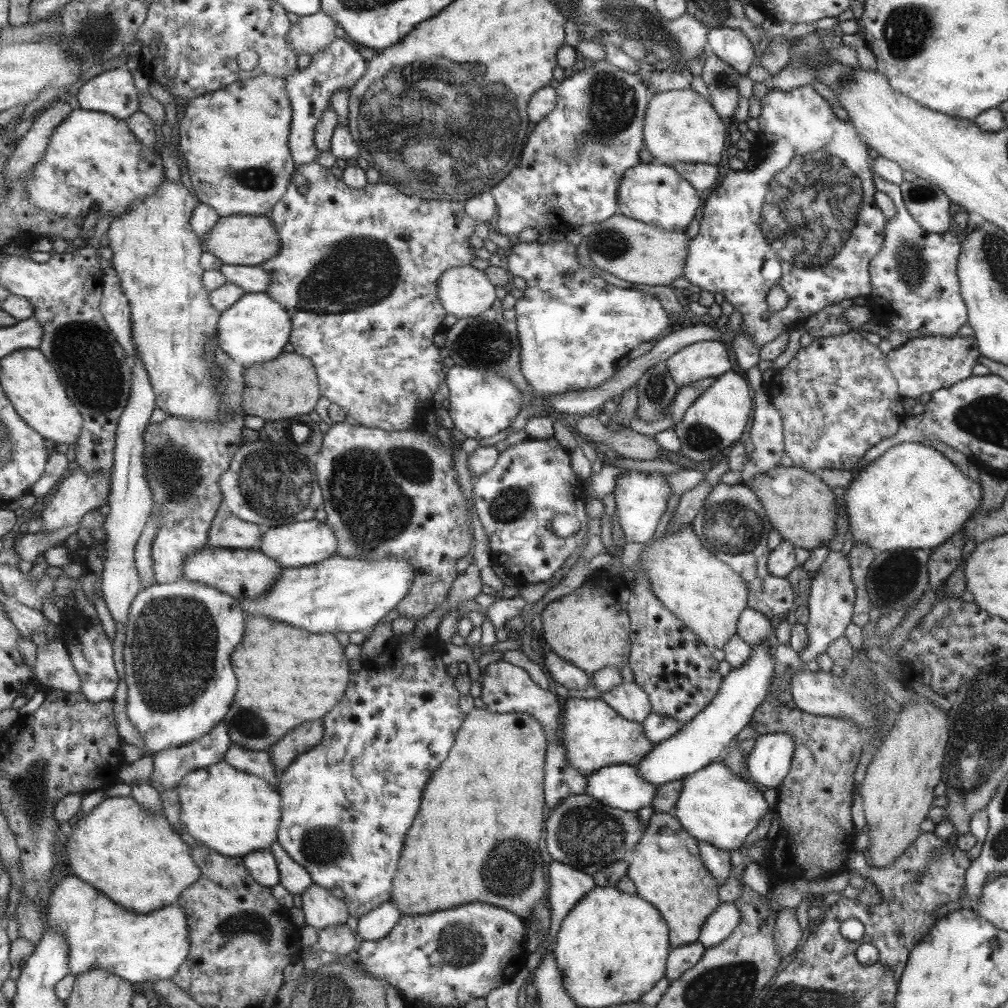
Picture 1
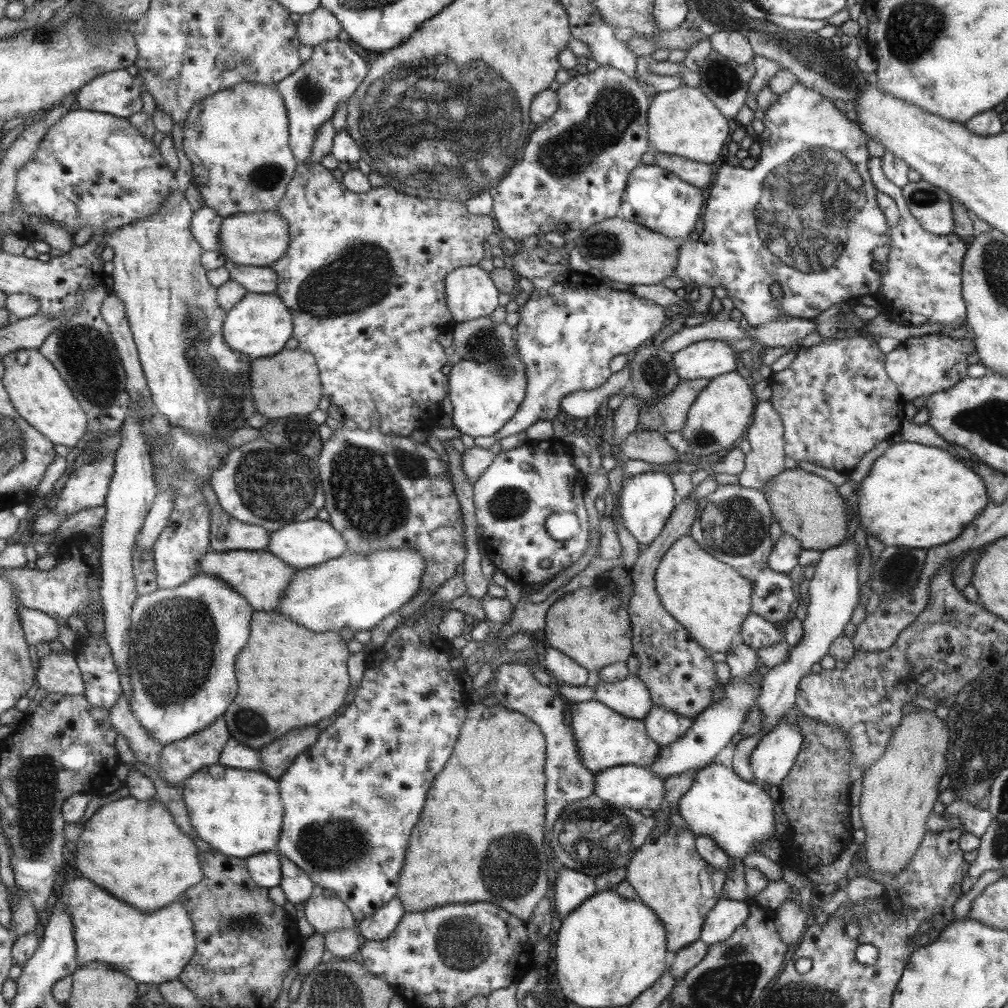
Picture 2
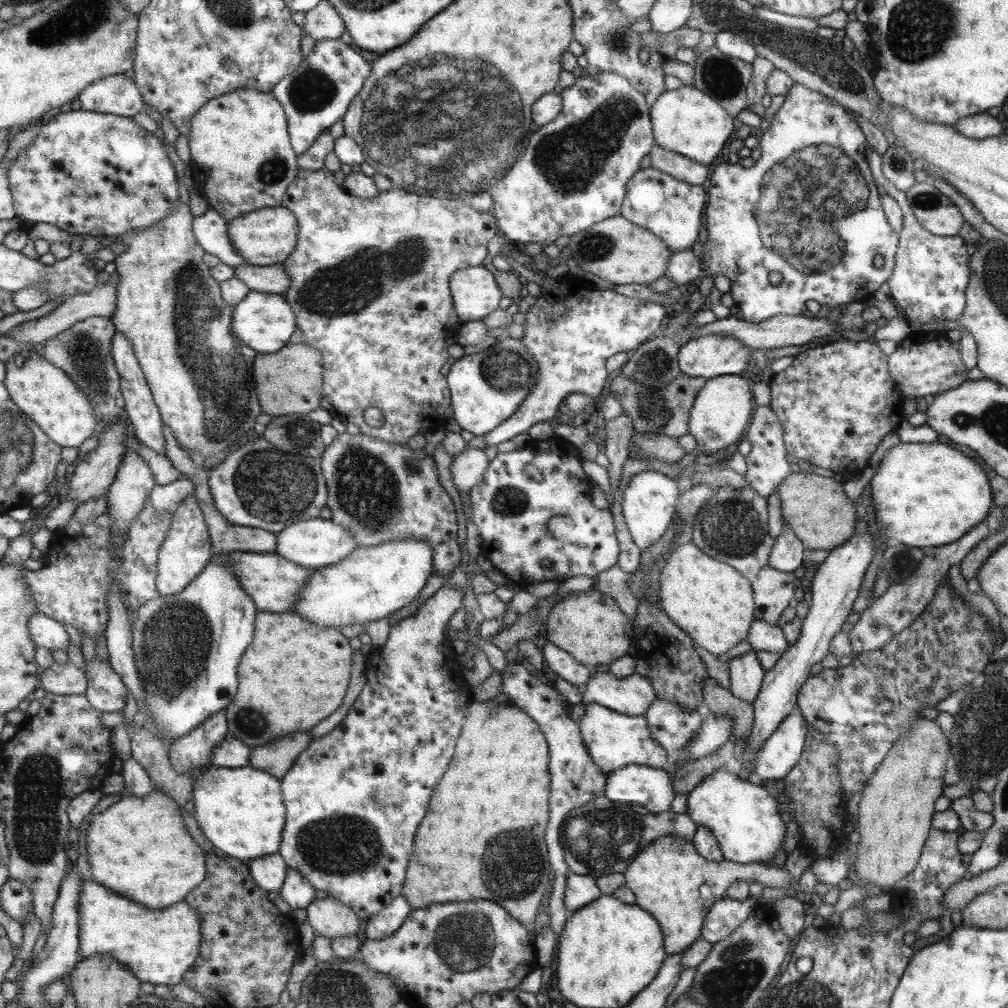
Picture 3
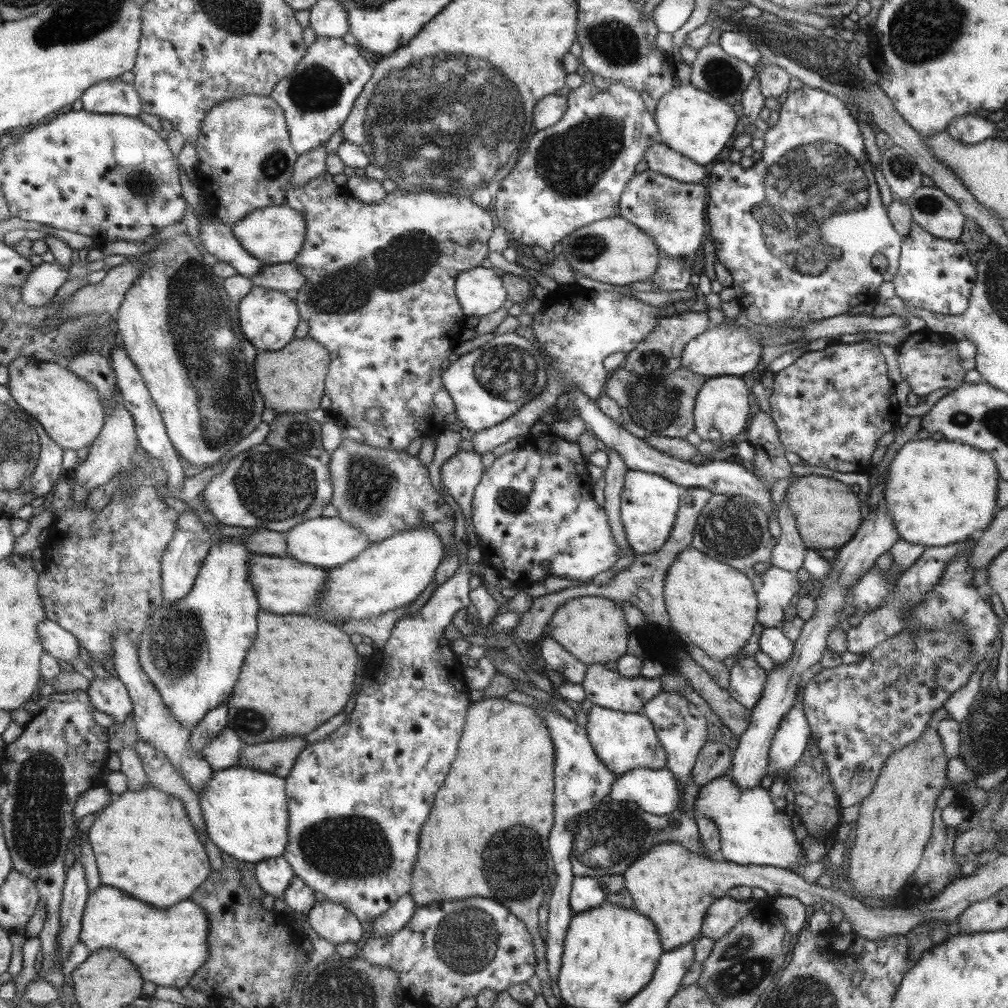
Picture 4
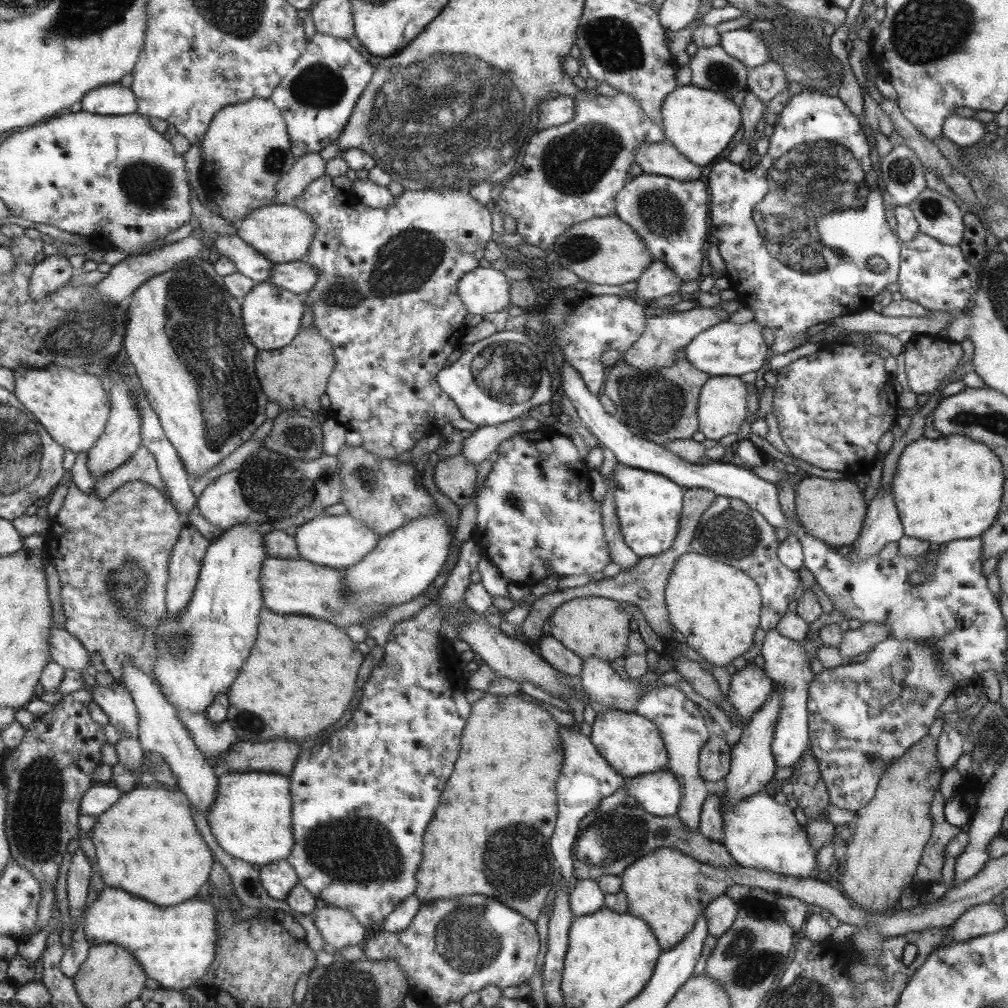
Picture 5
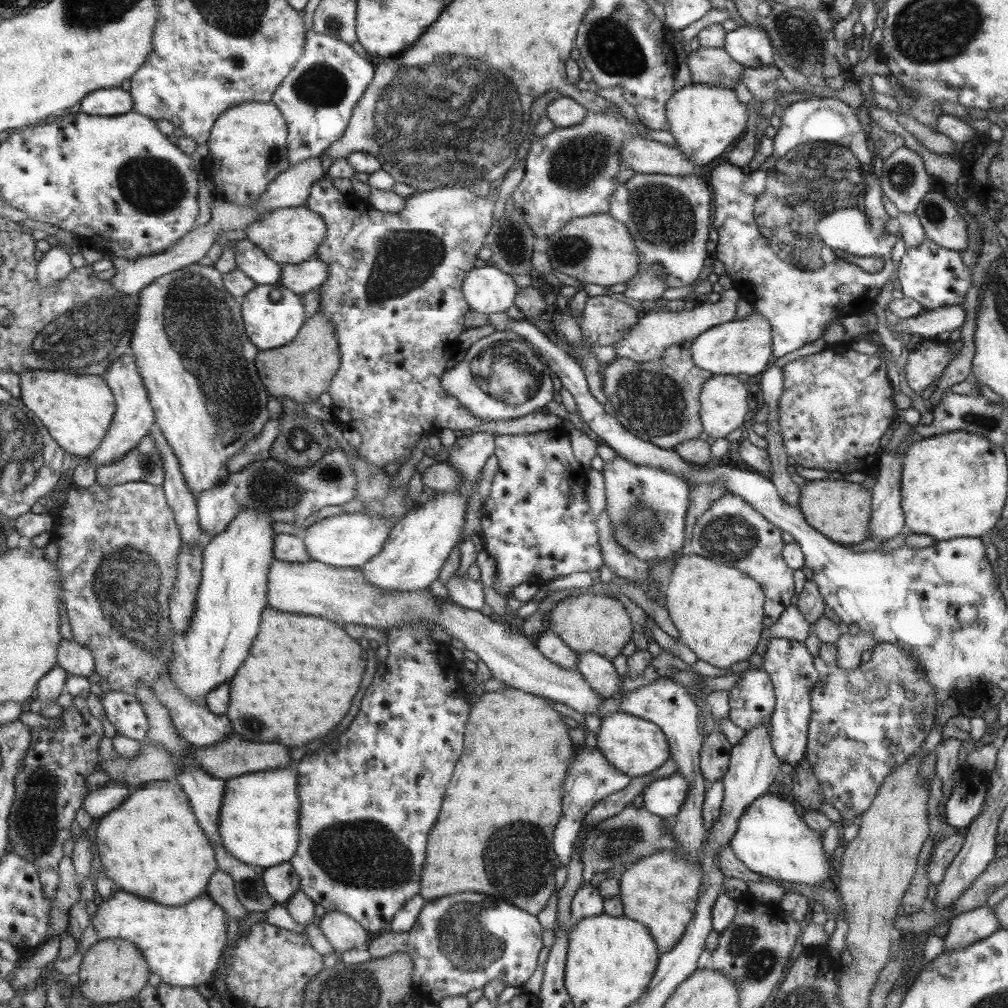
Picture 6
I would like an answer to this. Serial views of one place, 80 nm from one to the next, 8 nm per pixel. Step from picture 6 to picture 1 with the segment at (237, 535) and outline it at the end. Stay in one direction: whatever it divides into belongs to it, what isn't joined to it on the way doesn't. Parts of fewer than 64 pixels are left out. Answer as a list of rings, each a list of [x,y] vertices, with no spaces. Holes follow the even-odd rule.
[[[189,579],[143,589],[130,606],[123,659],[127,681],[127,714],[148,752],[191,744],[224,722],[237,694],[231,654],[241,644],[247,616],[240,599],[211,584]]]

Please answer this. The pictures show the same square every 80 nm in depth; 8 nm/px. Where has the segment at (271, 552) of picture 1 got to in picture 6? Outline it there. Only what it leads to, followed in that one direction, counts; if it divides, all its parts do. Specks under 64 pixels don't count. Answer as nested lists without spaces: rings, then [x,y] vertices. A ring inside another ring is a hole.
[[[357,511],[341,513],[311,524],[305,529],[305,550],[311,561],[321,562],[337,568],[359,568],[378,554],[393,526],[390,518]]]

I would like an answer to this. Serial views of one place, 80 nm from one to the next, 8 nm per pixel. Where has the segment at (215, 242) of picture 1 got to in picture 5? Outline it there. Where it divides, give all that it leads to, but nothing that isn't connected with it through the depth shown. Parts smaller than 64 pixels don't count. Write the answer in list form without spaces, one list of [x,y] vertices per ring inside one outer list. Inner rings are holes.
[[[271,205],[258,208],[237,225],[238,235],[257,252],[265,255],[274,264],[295,262],[305,259],[315,235],[315,223],[304,209],[297,205]]]

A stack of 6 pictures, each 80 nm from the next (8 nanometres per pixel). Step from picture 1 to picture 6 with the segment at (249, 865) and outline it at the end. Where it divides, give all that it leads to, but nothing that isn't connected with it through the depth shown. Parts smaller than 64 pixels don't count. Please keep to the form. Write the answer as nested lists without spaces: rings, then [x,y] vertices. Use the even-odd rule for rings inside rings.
[[[290,863],[267,868],[263,876],[271,898],[279,905],[287,906],[301,890],[301,878]]]

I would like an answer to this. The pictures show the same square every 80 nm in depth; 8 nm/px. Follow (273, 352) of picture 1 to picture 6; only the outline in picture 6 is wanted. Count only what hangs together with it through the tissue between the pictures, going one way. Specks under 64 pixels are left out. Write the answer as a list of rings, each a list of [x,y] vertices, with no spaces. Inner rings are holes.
[[[279,284],[257,285],[242,304],[246,331],[260,351],[269,351],[292,343],[305,326],[305,306],[300,295]]]

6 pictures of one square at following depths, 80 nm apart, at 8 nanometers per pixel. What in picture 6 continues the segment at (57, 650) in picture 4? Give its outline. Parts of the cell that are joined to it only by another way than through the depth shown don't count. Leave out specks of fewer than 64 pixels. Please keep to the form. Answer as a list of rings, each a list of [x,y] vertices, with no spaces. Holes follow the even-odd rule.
[[[74,638],[63,639],[58,648],[58,665],[68,673],[88,677],[96,672],[94,652],[79,644]]]

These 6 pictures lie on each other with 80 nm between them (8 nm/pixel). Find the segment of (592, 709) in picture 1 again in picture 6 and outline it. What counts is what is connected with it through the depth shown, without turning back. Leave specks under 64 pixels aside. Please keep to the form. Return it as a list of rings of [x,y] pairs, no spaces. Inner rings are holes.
[[[623,711],[605,714],[594,737],[605,760],[631,778],[648,775],[671,758],[667,738],[656,724]]]

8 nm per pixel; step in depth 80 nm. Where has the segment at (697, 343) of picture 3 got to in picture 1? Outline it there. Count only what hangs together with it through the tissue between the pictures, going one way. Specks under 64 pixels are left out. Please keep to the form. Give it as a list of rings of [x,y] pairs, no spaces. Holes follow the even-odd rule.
[[[709,339],[709,342],[694,342],[672,354],[666,366],[671,381],[679,389],[702,379],[724,375],[731,368],[731,362],[723,343]]]

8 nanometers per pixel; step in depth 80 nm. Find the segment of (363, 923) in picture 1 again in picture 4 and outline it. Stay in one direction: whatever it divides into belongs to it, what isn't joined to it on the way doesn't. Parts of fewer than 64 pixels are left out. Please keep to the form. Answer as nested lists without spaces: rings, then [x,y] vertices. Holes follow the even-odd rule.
[[[408,894],[401,896],[388,911],[372,920],[373,937],[389,936],[401,930],[411,918],[413,912],[415,912],[413,899]]]

